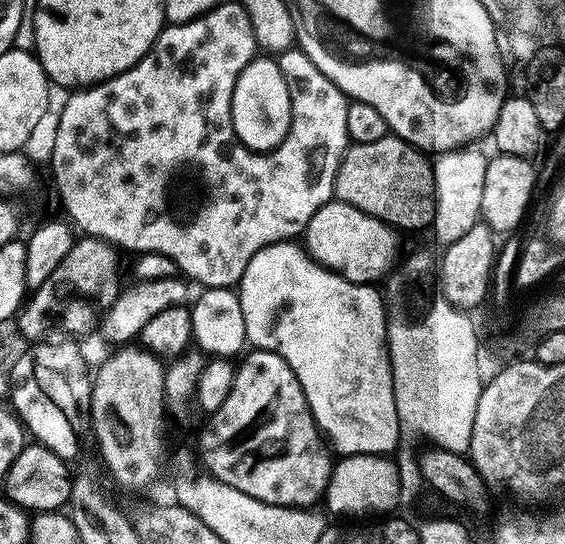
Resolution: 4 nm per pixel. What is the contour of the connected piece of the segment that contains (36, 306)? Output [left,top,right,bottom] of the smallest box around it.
[18,236,122,342]

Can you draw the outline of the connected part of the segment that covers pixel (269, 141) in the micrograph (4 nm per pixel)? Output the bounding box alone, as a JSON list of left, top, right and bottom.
[232,54,292,152]

